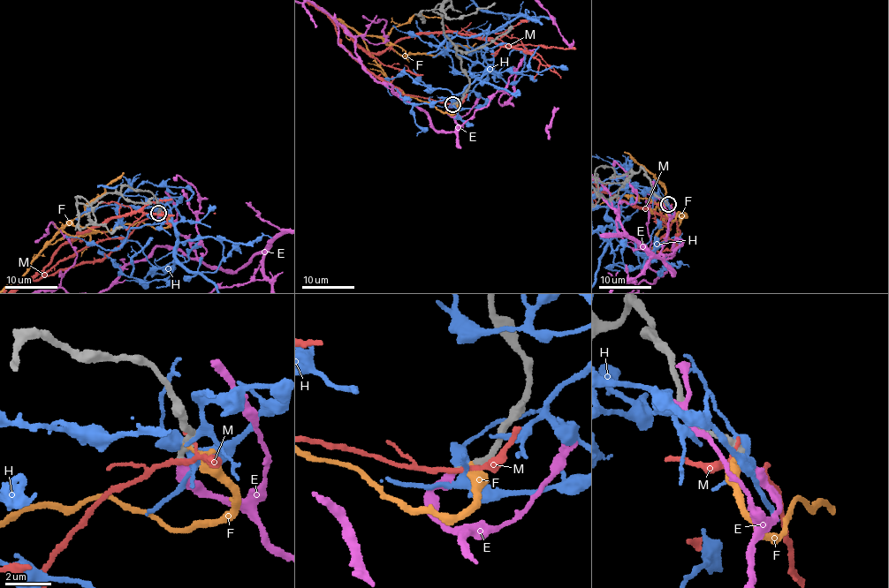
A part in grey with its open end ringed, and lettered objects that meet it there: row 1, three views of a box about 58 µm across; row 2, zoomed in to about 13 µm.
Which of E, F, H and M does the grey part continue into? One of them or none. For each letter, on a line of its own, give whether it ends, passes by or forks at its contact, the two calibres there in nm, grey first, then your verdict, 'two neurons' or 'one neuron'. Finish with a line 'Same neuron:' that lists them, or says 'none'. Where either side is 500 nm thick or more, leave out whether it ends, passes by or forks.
E: it ends | 280/400 nm | one neuron
F: it ends | 400/150 nm | two neurons
H: it forks | 380/420 nm | two neurons
M: it forks | 280/160 nm | two neurons
Same neuron: E

